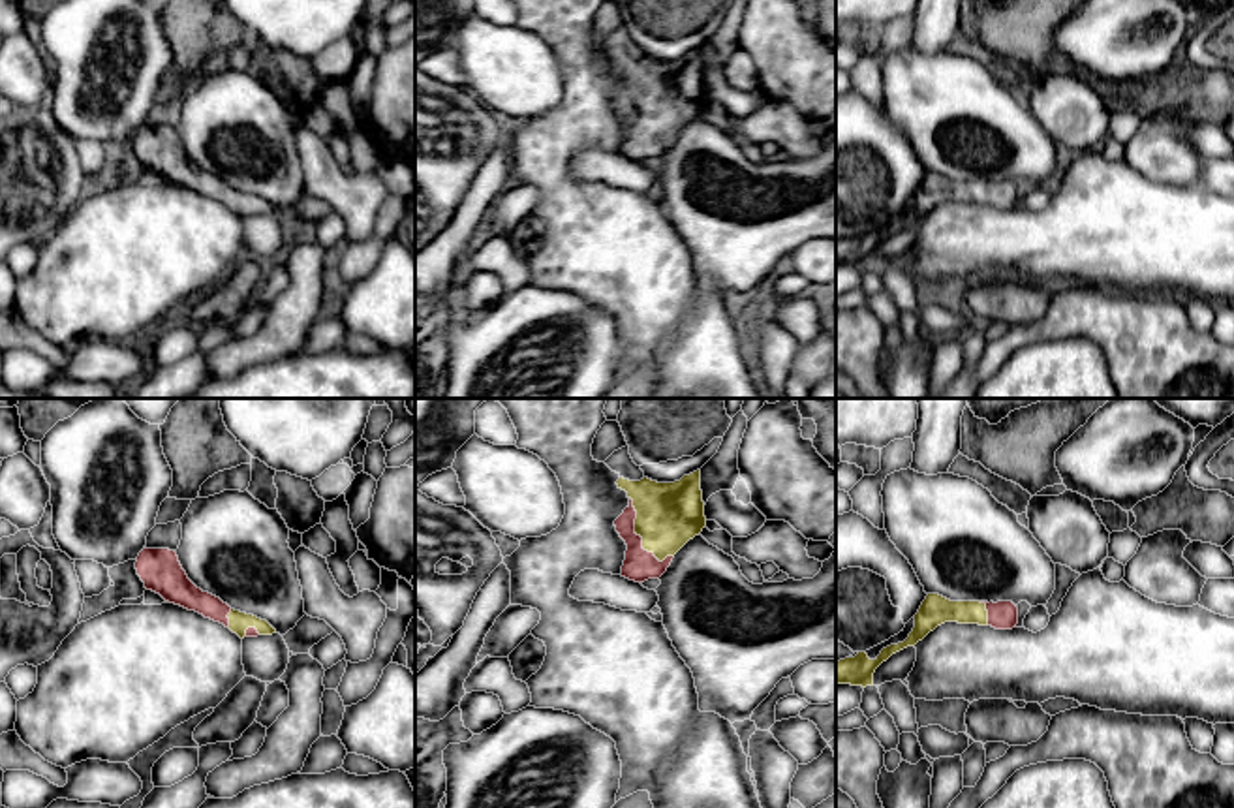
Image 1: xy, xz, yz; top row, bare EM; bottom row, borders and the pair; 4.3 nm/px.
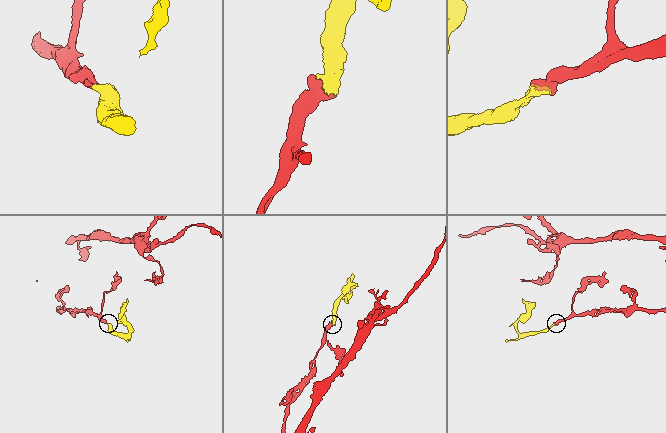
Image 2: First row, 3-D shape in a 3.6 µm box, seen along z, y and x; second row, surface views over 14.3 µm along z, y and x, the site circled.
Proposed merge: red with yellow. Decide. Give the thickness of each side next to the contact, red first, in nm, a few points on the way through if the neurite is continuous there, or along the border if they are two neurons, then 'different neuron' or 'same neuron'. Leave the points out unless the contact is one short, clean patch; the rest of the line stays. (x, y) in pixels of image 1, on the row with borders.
140 nm thick on the red side, 280 nm on the other; runs through xz (639, 564), (641, 538), (669, 515); same neuron

